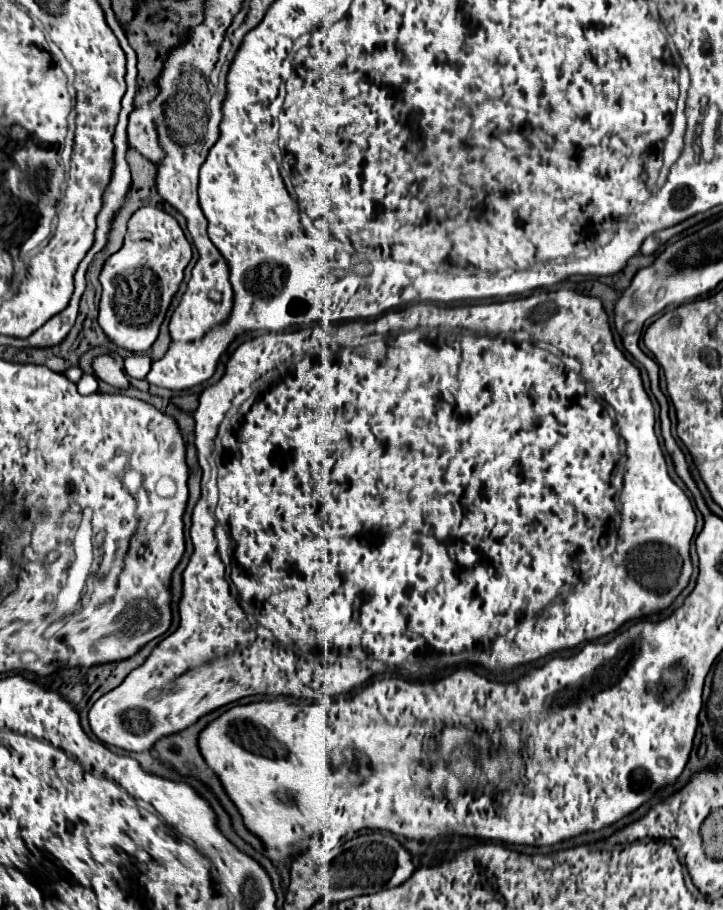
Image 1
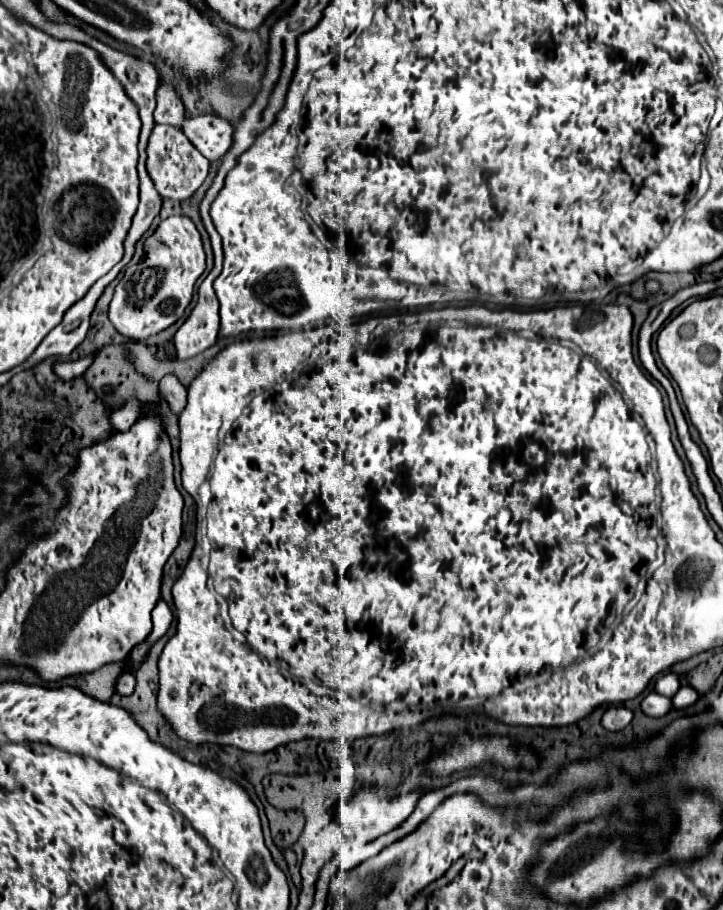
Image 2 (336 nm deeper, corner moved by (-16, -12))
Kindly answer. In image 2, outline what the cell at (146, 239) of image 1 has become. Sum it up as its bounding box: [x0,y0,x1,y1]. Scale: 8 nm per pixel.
[110,216,206,342]

